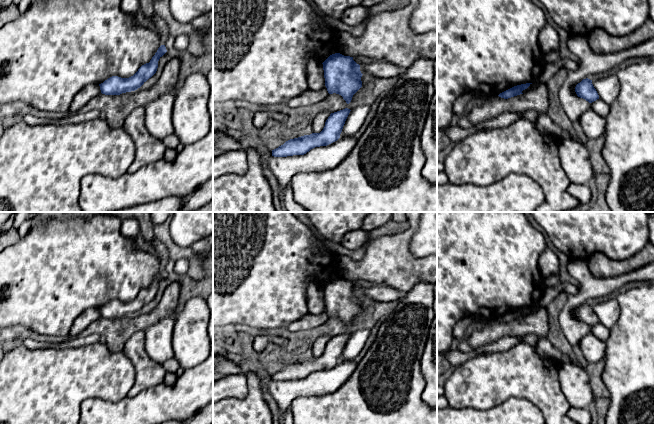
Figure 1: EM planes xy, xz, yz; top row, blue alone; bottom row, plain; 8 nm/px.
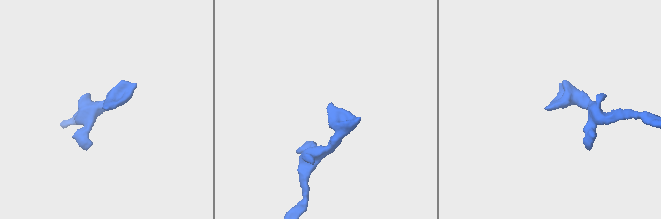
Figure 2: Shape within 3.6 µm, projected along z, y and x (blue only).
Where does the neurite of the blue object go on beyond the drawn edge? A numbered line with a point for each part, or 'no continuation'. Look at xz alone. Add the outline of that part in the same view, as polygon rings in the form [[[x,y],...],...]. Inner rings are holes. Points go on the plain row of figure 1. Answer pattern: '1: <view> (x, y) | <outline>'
no continuation

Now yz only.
no continuation

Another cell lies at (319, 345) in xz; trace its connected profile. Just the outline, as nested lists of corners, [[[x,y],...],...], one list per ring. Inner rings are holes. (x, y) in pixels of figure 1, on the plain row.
[[[323,335],[320,336],[319,338],[317,338],[313,344],[313,348],[312,348],[312,354],[313,357],[320,357],[324,350],[325,350],[325,346],[328,343],[328,341],[330,340],[330,336],[328,335]]]

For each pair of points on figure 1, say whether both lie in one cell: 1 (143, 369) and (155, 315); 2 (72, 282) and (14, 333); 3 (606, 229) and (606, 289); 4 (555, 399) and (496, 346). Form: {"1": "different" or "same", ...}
{"1": "different", "2": "different", "3": "different", "4": "different"}

